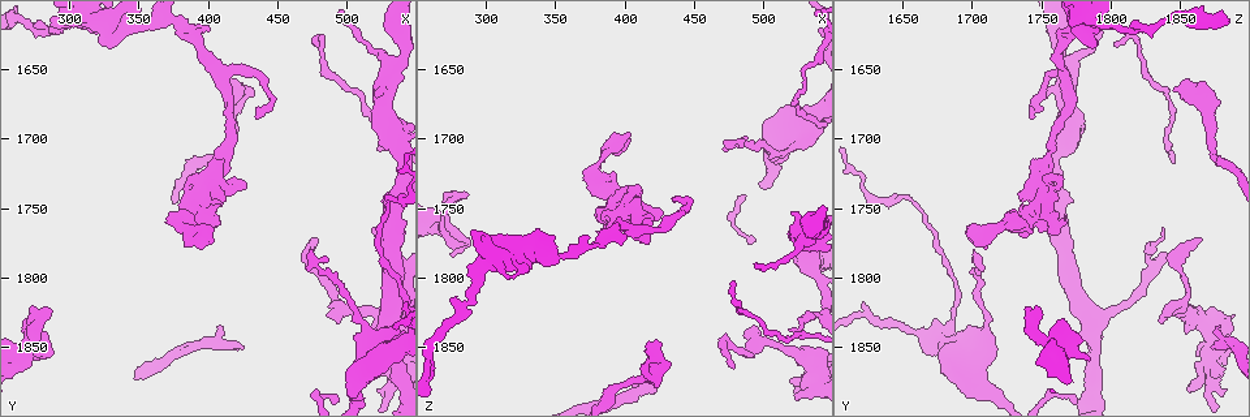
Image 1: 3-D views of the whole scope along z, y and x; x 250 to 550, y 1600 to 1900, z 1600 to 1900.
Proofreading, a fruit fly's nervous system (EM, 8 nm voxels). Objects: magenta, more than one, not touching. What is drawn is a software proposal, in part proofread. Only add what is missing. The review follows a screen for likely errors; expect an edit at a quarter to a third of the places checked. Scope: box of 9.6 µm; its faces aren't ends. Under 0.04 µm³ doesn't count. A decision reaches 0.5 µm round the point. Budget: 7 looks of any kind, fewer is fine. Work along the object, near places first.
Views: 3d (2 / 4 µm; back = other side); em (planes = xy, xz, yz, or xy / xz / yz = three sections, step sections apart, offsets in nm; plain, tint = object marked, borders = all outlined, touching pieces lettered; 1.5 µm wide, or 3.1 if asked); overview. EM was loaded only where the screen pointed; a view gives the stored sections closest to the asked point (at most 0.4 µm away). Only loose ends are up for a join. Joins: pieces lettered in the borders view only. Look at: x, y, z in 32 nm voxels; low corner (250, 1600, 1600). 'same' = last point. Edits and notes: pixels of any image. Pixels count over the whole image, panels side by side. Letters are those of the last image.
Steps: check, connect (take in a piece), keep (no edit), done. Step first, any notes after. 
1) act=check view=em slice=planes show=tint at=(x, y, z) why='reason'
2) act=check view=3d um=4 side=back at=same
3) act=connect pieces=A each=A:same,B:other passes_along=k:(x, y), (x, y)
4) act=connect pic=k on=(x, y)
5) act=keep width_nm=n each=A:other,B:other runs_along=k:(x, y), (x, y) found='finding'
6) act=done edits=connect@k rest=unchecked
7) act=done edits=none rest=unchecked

act=check view=em slice=planes show=borders at=(276, 1858, 1784) why='tapers out'

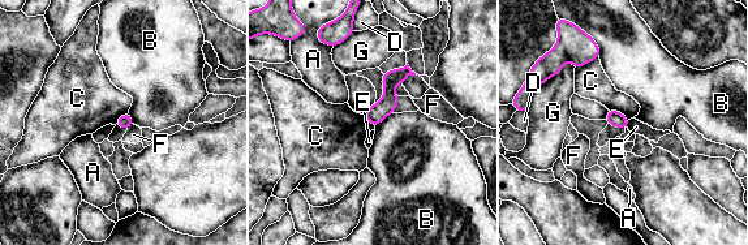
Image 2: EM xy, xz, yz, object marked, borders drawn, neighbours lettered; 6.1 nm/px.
act=keep each=A:other,B:other,C:other,D:other,E:other,F:other,G:other found='no lettered piece goes on from it'

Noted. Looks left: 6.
act=check view=em slice=xy step=8 show=borders at=(476, 1780, 1700) why='long arm stops here'

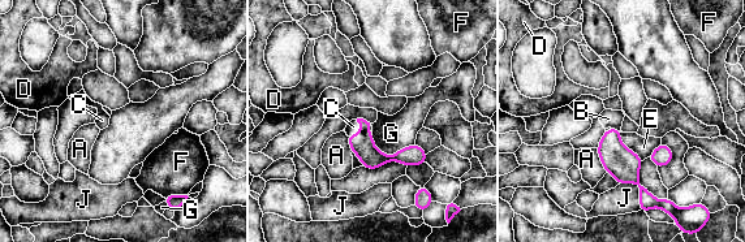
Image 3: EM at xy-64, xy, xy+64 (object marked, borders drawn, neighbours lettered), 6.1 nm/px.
act=connect pieces=C each=A:other,B:other,C:same,D:other,E:other,F:other,G:other,J:other found='the neuron continues'

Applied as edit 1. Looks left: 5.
act=check view=overview

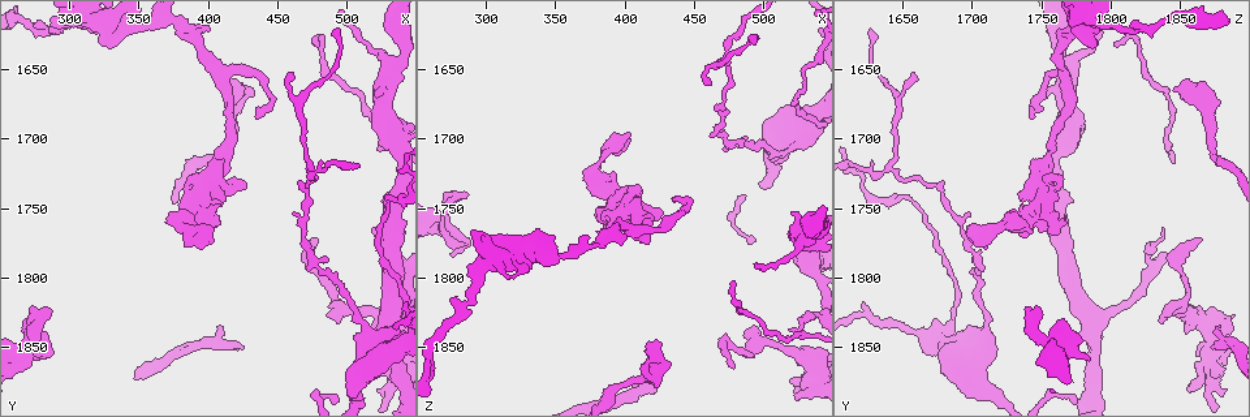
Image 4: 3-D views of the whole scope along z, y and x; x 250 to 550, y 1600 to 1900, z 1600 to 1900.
act=check view=em slice=xy step=8 show=borders at=(380, 1758, 1752)

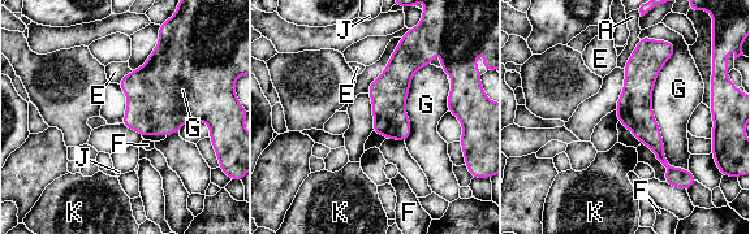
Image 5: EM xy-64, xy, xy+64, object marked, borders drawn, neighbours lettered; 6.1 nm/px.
act=check view=em slice=planes show=borders at=same why='another direction'

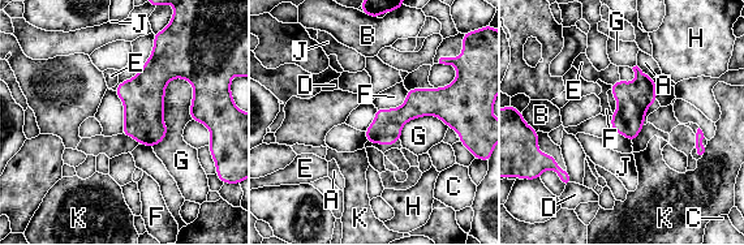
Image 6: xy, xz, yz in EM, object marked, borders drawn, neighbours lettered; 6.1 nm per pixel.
act=keep each=A:other,B:other,C:other,D:other,E:other,F:other,G:other,H:other,J:other,K:other found='no lettered piece goes on from it'

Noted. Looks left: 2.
act=done edits=connect@3 rest=unchecked

